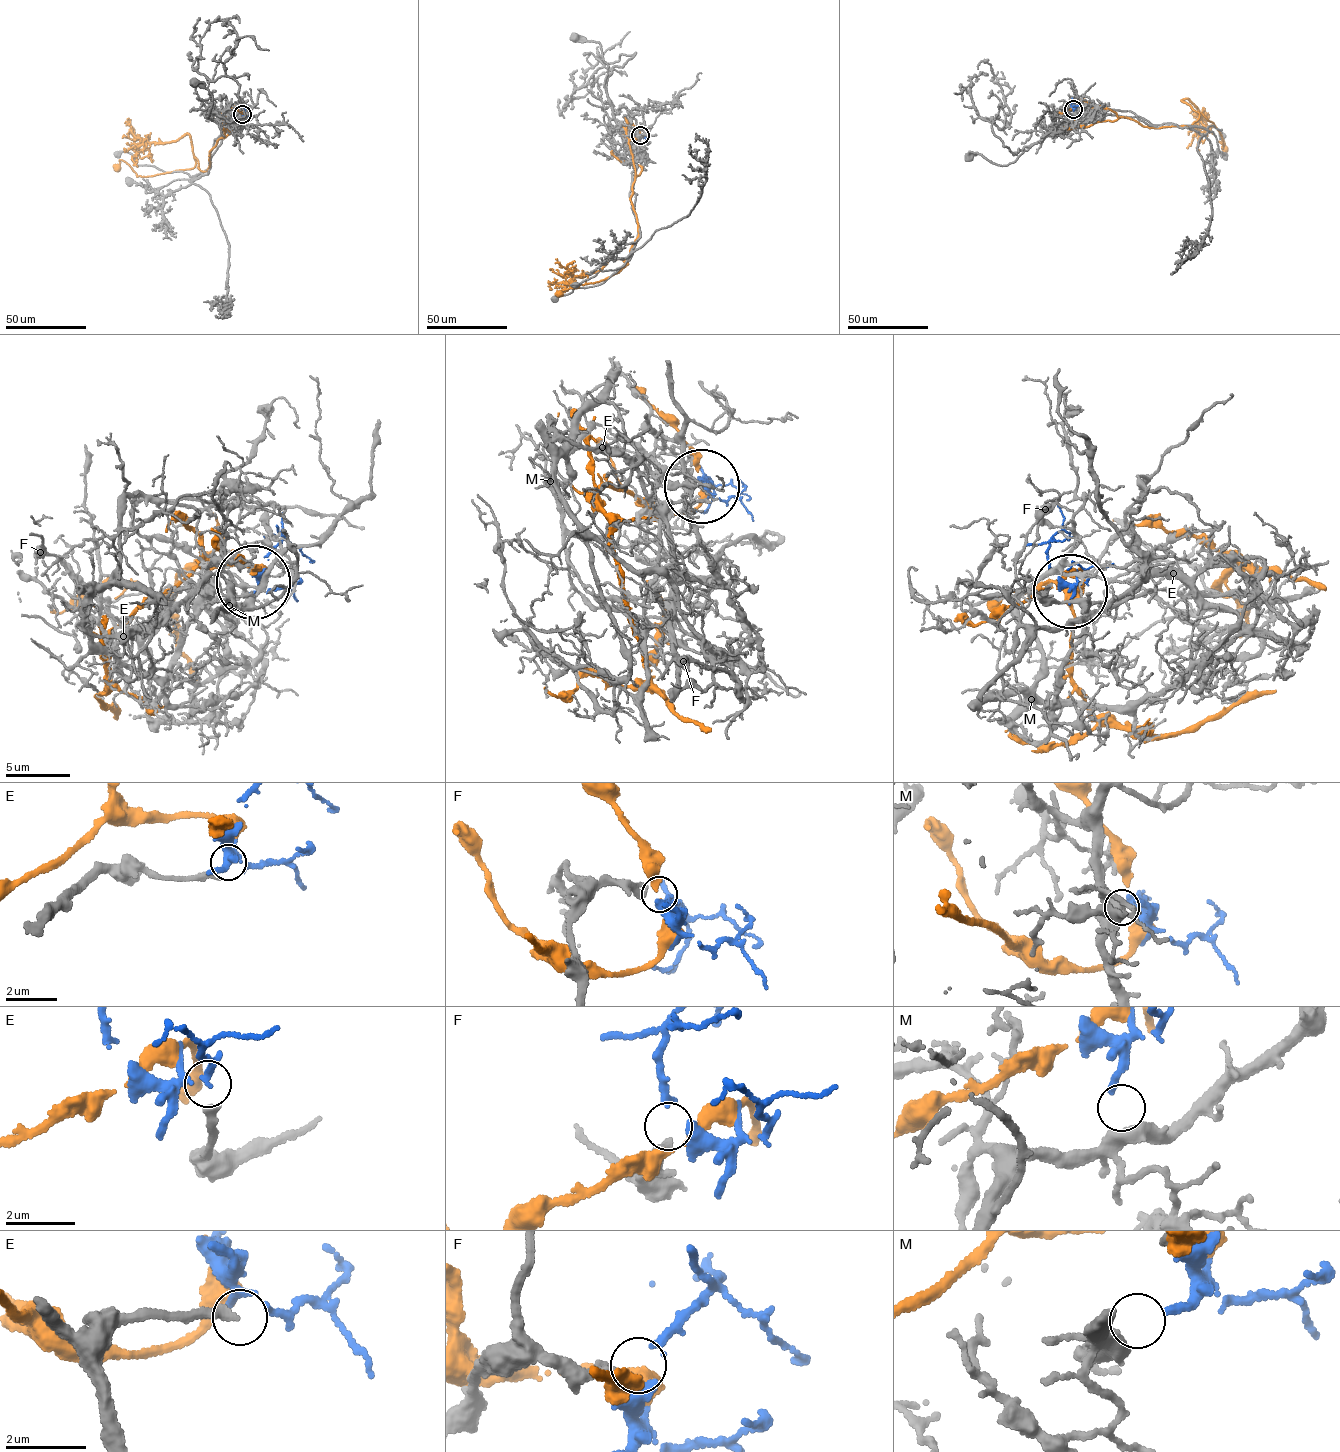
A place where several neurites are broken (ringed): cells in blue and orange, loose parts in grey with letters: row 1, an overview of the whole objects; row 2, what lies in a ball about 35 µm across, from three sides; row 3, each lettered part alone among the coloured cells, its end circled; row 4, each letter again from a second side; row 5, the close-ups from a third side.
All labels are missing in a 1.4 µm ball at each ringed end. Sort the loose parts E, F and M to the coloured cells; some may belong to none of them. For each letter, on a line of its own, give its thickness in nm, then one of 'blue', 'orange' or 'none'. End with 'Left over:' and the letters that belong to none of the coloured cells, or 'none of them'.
E: 240 nm | none
F: 200 nm | none
M: 320 nm | blue
Left over: E, F

